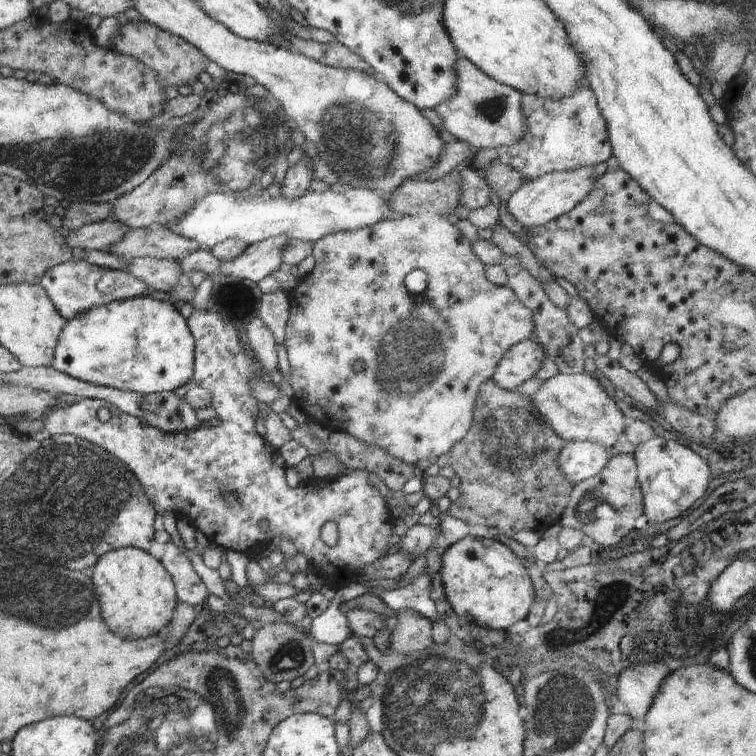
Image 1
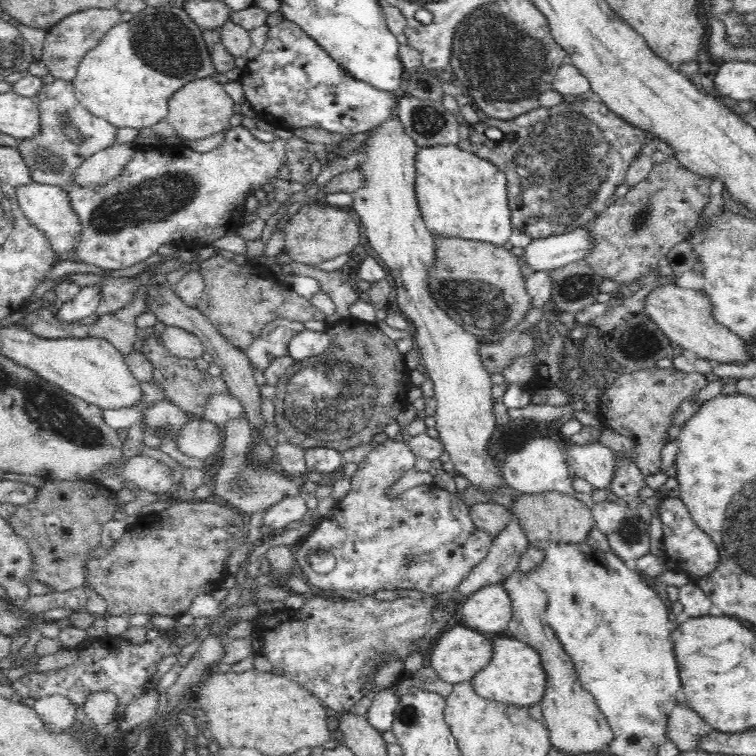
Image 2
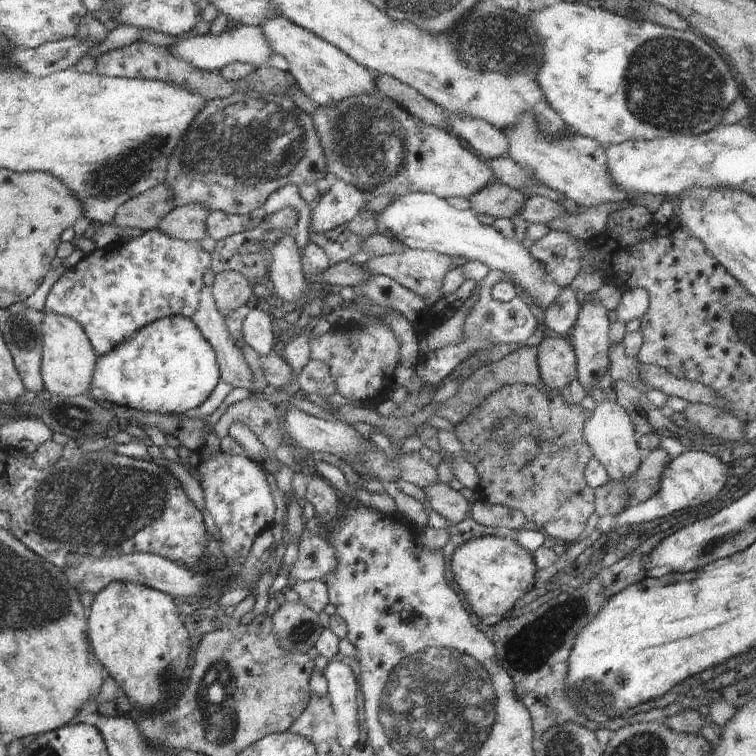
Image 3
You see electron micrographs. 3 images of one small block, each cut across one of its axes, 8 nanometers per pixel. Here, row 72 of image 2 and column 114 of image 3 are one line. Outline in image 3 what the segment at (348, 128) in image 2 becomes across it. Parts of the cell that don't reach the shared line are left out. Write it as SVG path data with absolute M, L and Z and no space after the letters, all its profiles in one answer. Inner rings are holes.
M150 229L129 241L117 239L104 248L93 248L85 254L53 284L42 311L75 320L82 326L95 353L100 357L151 322L174 315L191 318L199 309L199 294L208 268L211 268L211 254L202 248L199 241L175 239L160 229Z

